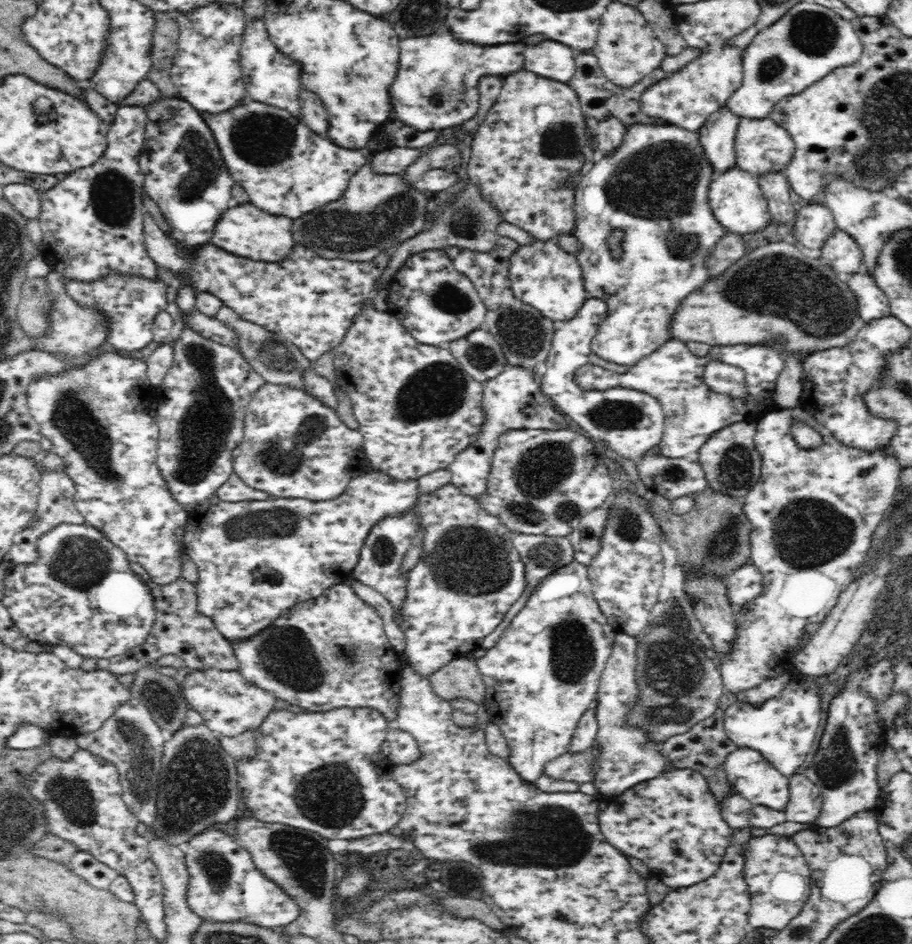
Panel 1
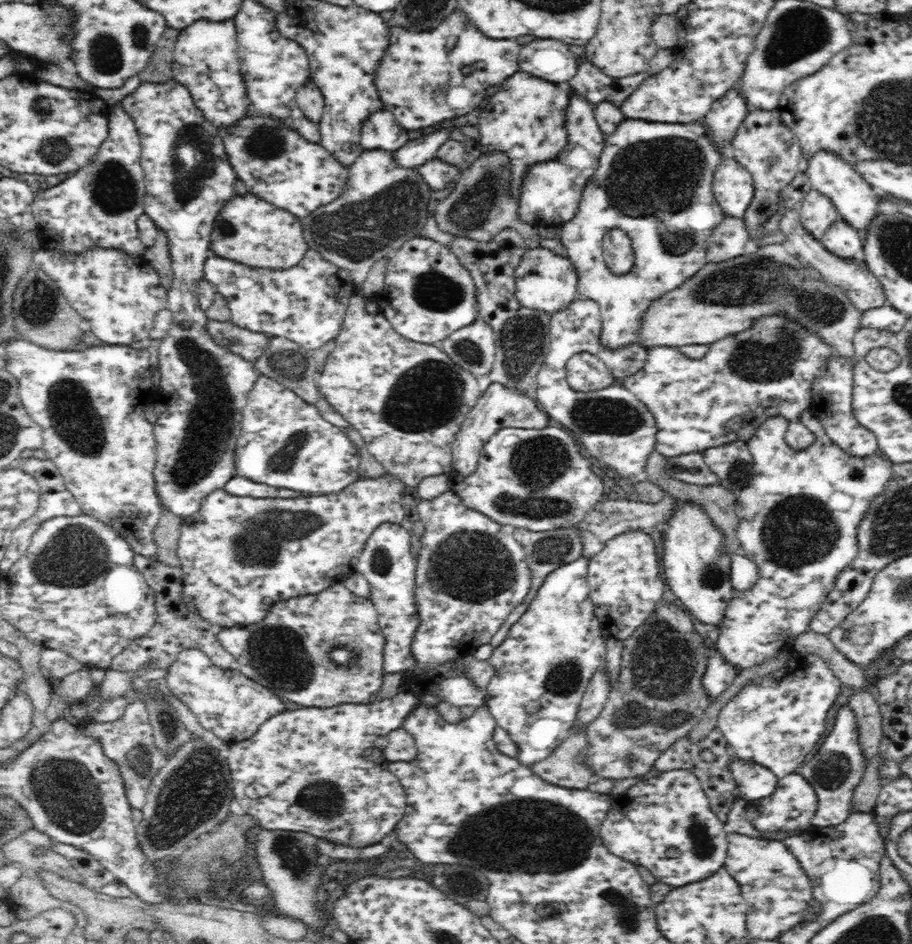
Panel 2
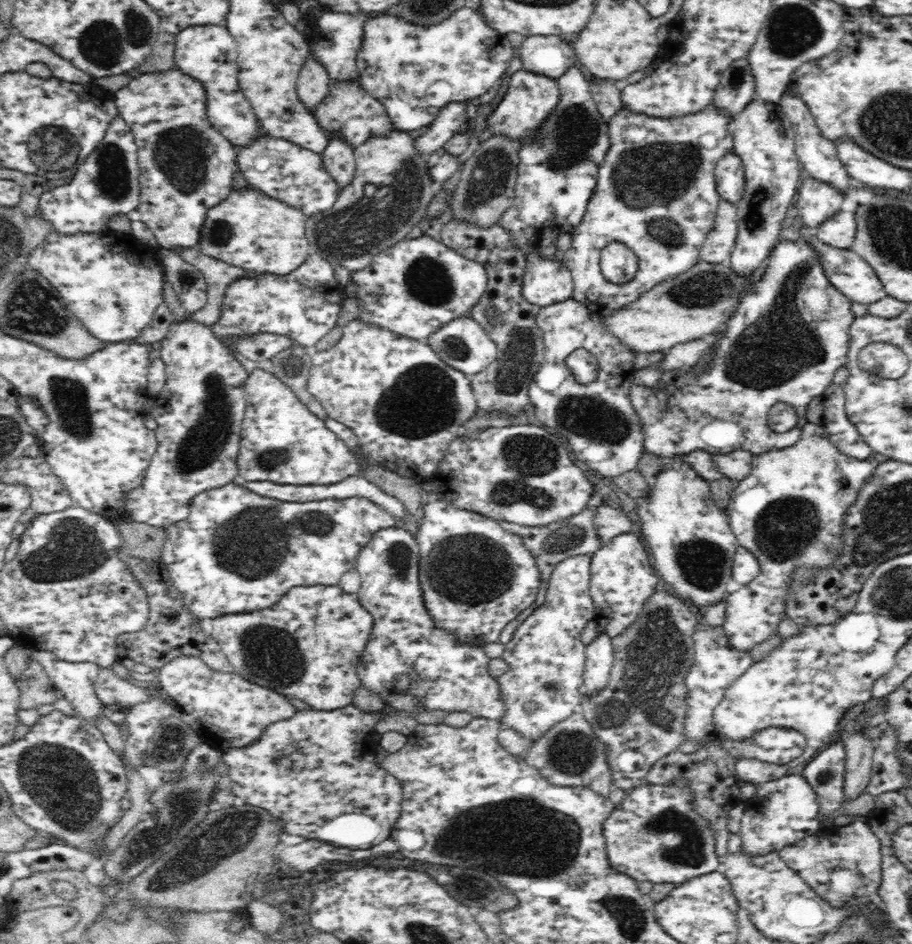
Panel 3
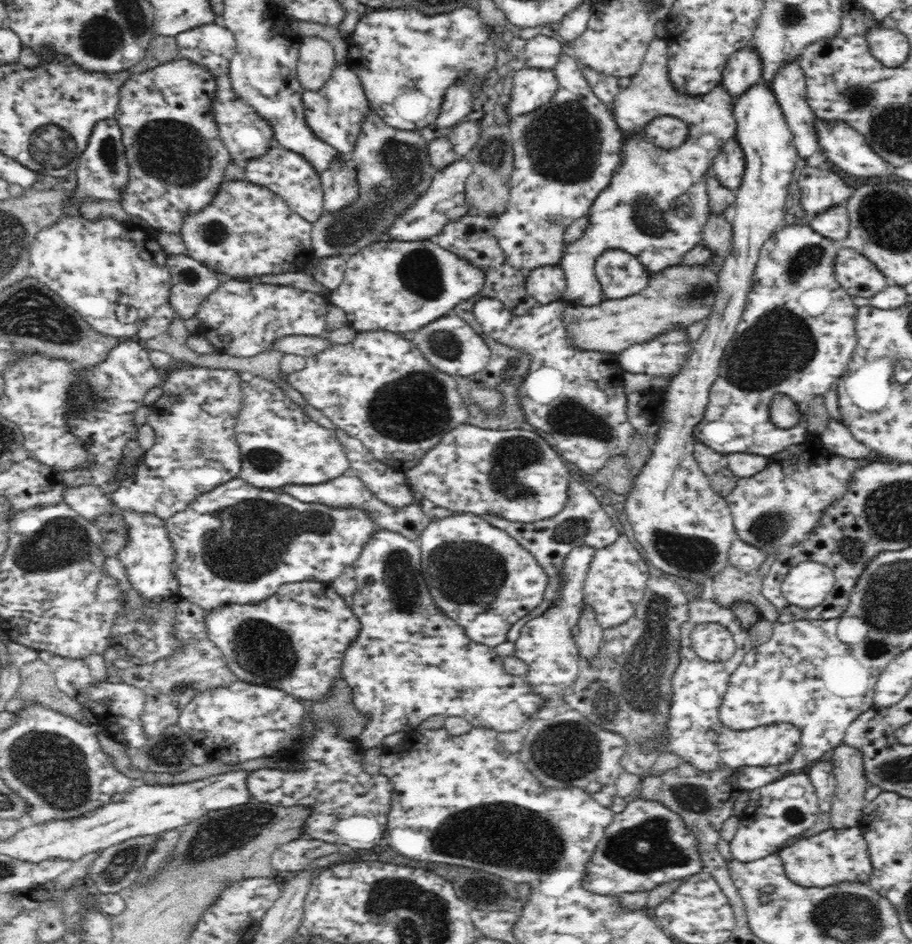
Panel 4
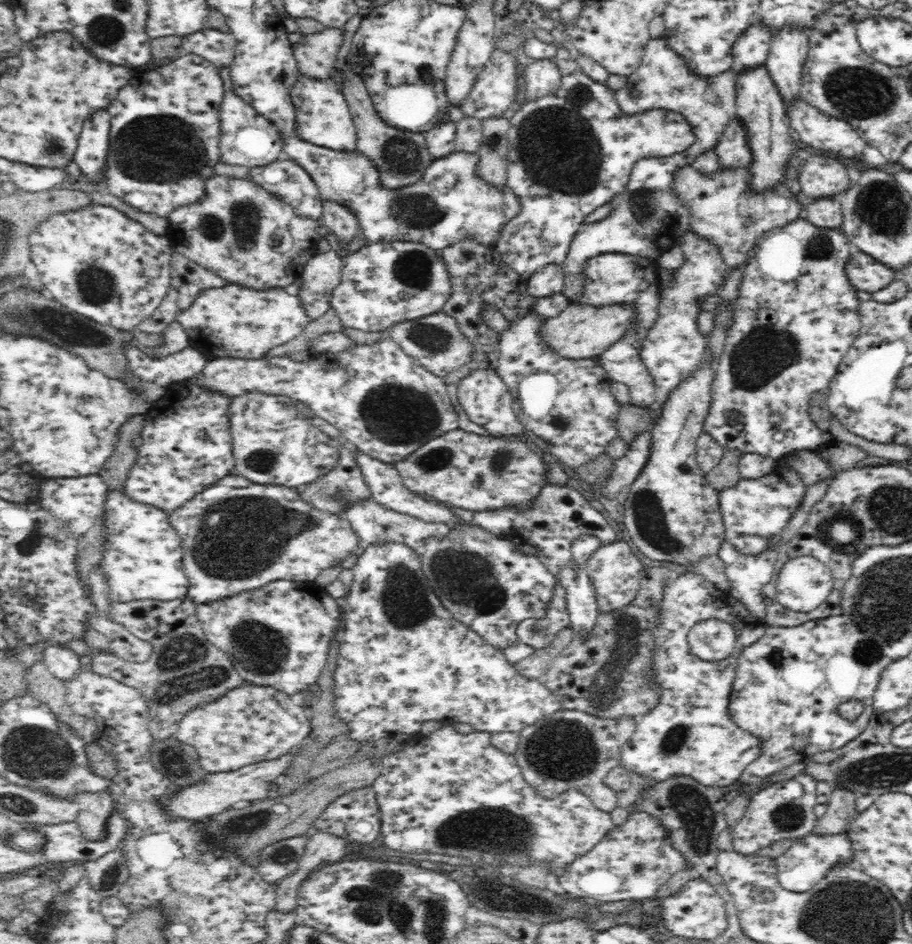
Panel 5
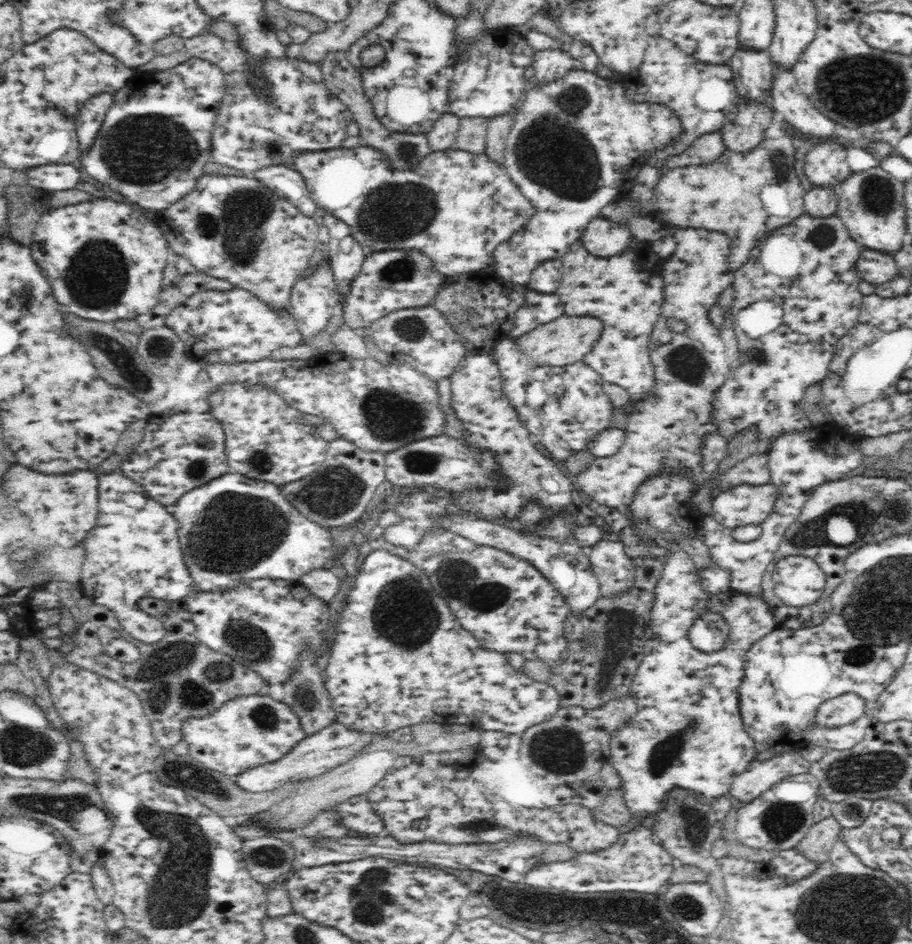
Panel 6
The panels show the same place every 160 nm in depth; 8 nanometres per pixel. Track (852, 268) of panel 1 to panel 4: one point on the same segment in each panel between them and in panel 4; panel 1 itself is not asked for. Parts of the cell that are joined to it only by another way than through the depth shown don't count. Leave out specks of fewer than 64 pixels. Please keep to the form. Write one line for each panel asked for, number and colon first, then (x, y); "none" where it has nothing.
2: (842, 239)
3: (839, 230)
4: (833, 223)

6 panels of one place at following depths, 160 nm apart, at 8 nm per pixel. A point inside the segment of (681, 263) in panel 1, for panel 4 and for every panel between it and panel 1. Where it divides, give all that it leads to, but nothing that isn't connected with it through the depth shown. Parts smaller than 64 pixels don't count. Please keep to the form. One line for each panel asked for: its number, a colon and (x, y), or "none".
2: (654, 181)
3: (656, 192)
4: (655, 208)

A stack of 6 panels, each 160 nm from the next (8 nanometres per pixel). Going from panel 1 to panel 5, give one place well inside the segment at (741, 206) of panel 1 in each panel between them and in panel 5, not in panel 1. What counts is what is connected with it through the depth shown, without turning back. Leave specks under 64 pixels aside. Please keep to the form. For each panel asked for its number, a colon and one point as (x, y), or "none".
2: (733, 186)
3: (729, 172)
4: (728, 165)
5: (733, 149)

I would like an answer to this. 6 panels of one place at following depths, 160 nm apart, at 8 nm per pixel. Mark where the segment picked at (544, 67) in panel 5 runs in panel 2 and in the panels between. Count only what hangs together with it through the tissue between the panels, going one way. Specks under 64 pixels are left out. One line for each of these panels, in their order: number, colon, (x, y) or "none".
2: (524, 118)
3: (530, 98)
4: (532, 87)

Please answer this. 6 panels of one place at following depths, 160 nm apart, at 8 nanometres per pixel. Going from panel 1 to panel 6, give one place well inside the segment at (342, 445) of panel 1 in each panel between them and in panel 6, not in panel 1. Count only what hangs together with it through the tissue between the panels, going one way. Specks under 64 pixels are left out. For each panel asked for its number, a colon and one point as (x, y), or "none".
2: (285, 443)
3: (281, 441)
4: (280, 445)
5: (272, 443)
6: (266, 439)

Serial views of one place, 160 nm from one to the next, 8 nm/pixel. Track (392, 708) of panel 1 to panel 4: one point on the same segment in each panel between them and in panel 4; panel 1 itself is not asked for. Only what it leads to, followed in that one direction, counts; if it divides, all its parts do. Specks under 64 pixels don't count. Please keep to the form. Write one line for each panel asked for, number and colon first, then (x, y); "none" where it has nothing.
2: (321, 650)
3: (305, 646)
4: (294, 640)

